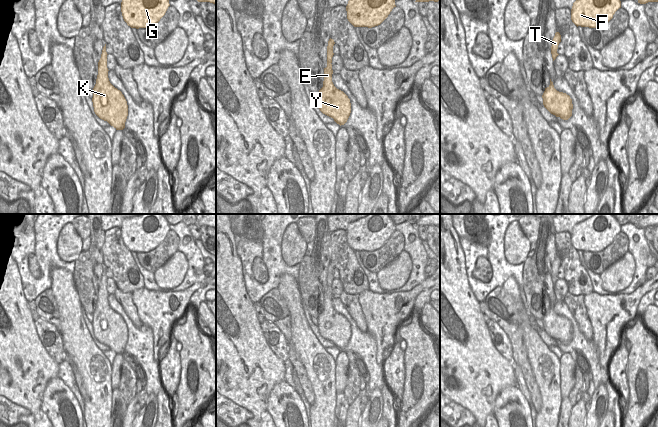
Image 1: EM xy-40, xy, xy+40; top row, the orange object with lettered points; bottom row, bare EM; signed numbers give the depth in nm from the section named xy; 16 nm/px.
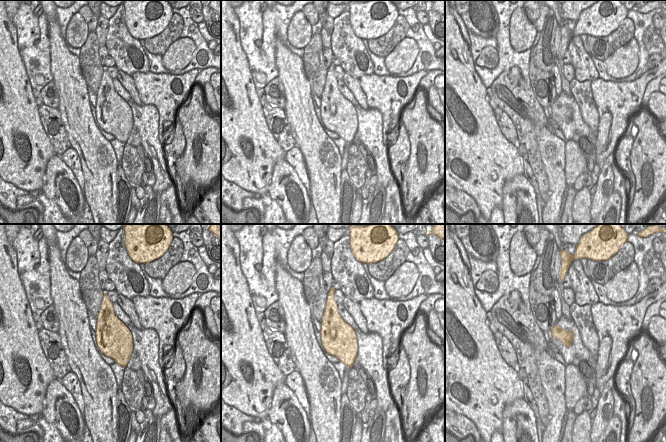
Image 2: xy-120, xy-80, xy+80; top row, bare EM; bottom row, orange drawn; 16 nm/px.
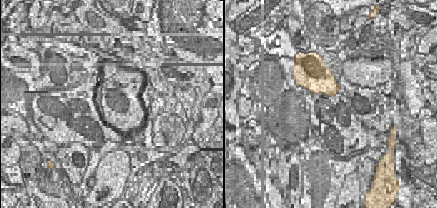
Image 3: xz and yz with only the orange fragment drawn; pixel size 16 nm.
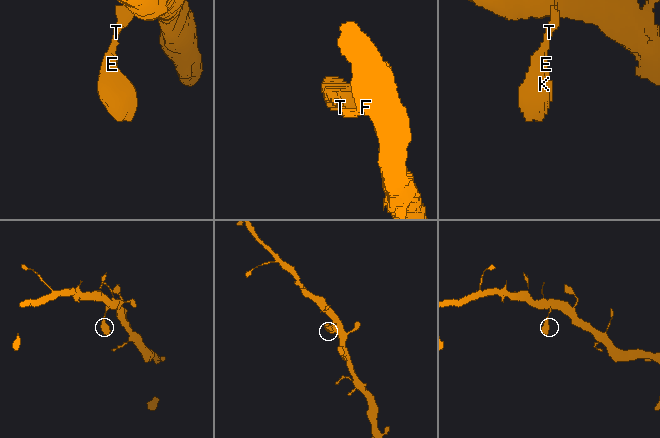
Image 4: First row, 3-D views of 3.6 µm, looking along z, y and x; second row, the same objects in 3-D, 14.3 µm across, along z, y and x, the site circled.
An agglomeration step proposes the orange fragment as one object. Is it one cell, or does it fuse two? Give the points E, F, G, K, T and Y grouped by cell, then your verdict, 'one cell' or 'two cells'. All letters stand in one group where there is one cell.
groups E F G K T Y; one cell

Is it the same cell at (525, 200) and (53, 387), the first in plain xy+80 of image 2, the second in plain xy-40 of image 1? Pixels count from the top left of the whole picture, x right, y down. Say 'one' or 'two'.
one

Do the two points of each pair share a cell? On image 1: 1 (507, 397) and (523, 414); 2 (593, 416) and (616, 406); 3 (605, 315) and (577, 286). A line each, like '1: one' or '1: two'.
1: one
2: two
3: two

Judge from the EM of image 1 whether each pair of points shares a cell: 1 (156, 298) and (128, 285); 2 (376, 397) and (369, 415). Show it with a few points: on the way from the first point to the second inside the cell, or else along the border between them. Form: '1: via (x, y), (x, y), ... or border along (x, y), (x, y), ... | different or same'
1: border along (144, 287), (134, 289), (131, 292) | different
2: via (375, 401), (373, 411) | same

